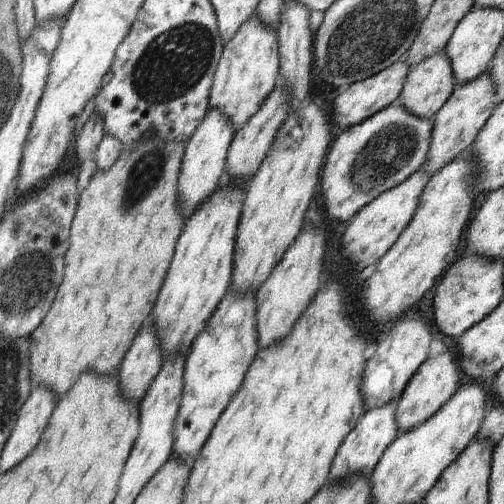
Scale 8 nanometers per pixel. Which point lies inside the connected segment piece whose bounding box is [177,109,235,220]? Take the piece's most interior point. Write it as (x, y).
(202, 170)

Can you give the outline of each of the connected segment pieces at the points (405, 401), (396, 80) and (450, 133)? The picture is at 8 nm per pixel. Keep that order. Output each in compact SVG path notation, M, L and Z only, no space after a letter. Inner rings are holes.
M449 351L442 353L435 358L428 358L424 361L416 374L410 378L405 386L404 392L397 400L395 406L395 419L400 434L424 424L432 415L435 415L460 388L460 364L454 360L454 355Z
M404 59L398 60L378 74L352 83L345 92L340 93L333 100L330 122L334 122L338 128L348 128L370 118L379 110L397 103L403 89L404 79L408 74L408 69L409 66L405 63Z
M482 73L477 79L464 85L457 86L444 106L433 116L431 145L426 153L423 165L419 170L430 177L442 170L459 154L470 150L476 135L492 116L497 102L495 101L495 86L489 74Z

